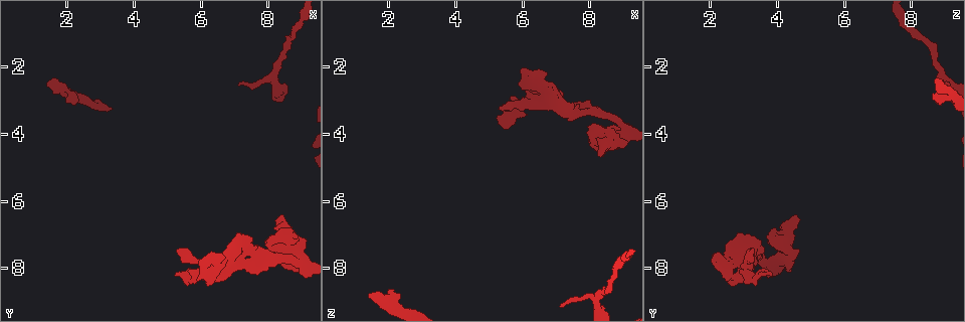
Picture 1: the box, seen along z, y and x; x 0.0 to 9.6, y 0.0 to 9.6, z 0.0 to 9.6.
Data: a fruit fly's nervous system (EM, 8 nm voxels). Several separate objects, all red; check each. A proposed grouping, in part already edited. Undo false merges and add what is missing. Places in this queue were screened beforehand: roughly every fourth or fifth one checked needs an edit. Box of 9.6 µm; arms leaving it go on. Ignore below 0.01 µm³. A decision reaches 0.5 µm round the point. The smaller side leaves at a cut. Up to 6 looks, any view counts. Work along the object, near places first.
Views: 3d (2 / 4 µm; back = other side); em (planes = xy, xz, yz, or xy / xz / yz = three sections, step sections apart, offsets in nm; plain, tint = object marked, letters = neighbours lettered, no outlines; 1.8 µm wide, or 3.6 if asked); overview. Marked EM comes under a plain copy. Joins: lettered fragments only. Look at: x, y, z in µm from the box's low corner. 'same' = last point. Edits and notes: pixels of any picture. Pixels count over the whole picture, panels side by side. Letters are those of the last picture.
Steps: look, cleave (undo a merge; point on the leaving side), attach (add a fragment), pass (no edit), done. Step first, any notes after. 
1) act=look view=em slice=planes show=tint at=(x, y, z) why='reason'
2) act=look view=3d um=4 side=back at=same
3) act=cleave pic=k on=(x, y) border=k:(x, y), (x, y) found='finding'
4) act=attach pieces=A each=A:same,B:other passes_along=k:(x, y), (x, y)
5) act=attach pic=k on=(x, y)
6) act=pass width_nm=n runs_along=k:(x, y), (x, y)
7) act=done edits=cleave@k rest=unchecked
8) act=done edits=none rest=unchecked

act=look view=3d um=2 side=back at=(7.10, 7.50, 3.05)

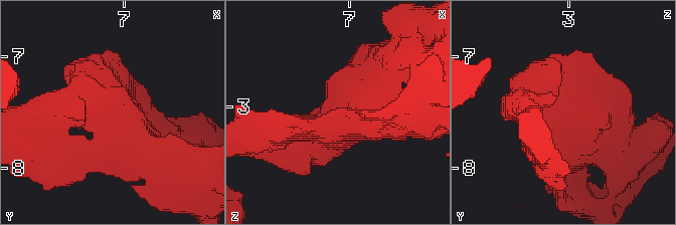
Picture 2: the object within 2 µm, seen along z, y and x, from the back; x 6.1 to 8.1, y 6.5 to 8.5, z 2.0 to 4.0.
act=look view=em slice=planes show=tint at=(7.04, 7.50, 3.12)

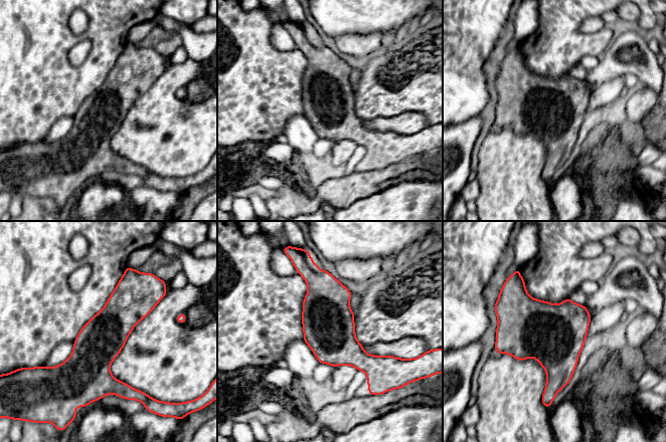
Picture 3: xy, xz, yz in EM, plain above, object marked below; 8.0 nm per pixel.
act=look view=em slice=planes show=letters at=same

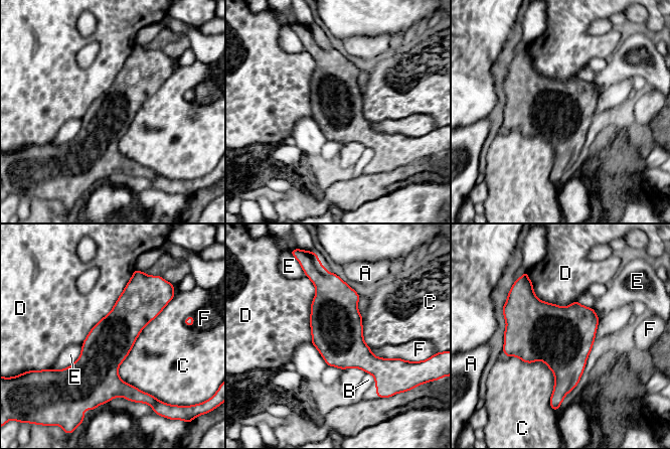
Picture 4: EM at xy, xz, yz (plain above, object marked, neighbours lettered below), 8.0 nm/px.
act=pass longest_contact=C:800nm each=A:other,B:other,C:other,D:other,E:other,F:other runs_along=4:(134, 280), (108, 397) found='one cell here'

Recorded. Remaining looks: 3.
act=look view=em slice=planes show=letters at=(5.35, 8.20, 3.80) why='thin end'

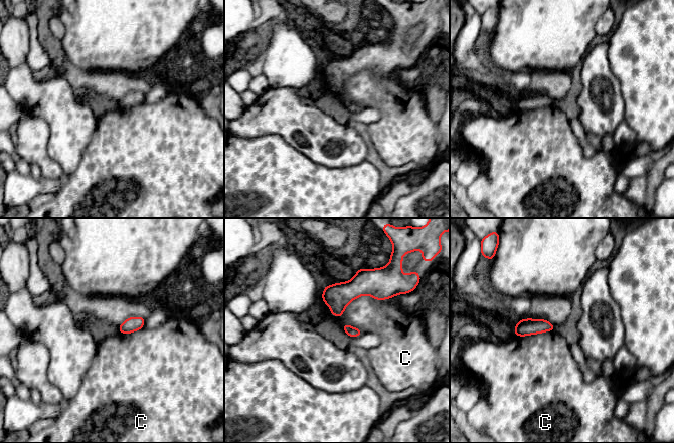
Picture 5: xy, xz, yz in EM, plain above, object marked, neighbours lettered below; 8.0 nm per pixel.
act=pass each=C:other border=5:(394, 295), (327, 306) found='none of them fits'

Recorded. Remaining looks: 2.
act=look view=3d um=2 at=(2.05, 3.10, 8.80) why='branch stops here'

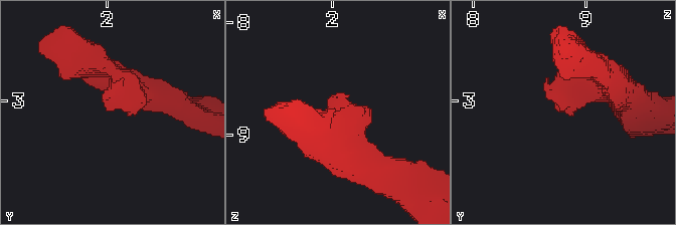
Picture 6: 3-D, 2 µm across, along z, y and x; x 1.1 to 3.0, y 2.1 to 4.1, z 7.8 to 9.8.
act=look view=em slice=yz step=8 show=letters at=(2.06, 3.10, 8.80) arm_widths_nm=260,300

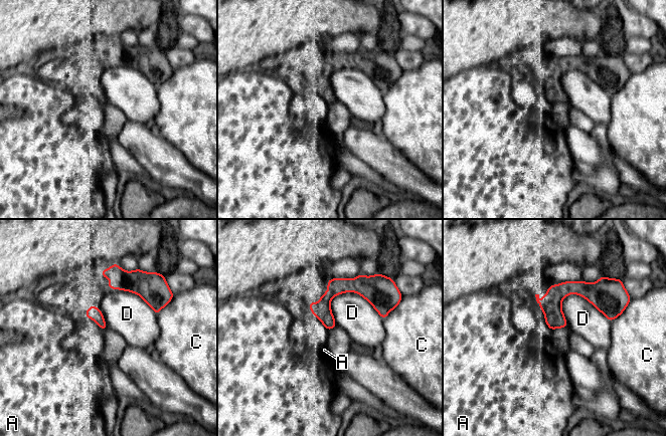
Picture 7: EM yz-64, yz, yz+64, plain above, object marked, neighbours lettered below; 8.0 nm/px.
act=pass each=A:other,C:other,D:other found='none of them fits'

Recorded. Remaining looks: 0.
act=done edits=none rest=unchecked

